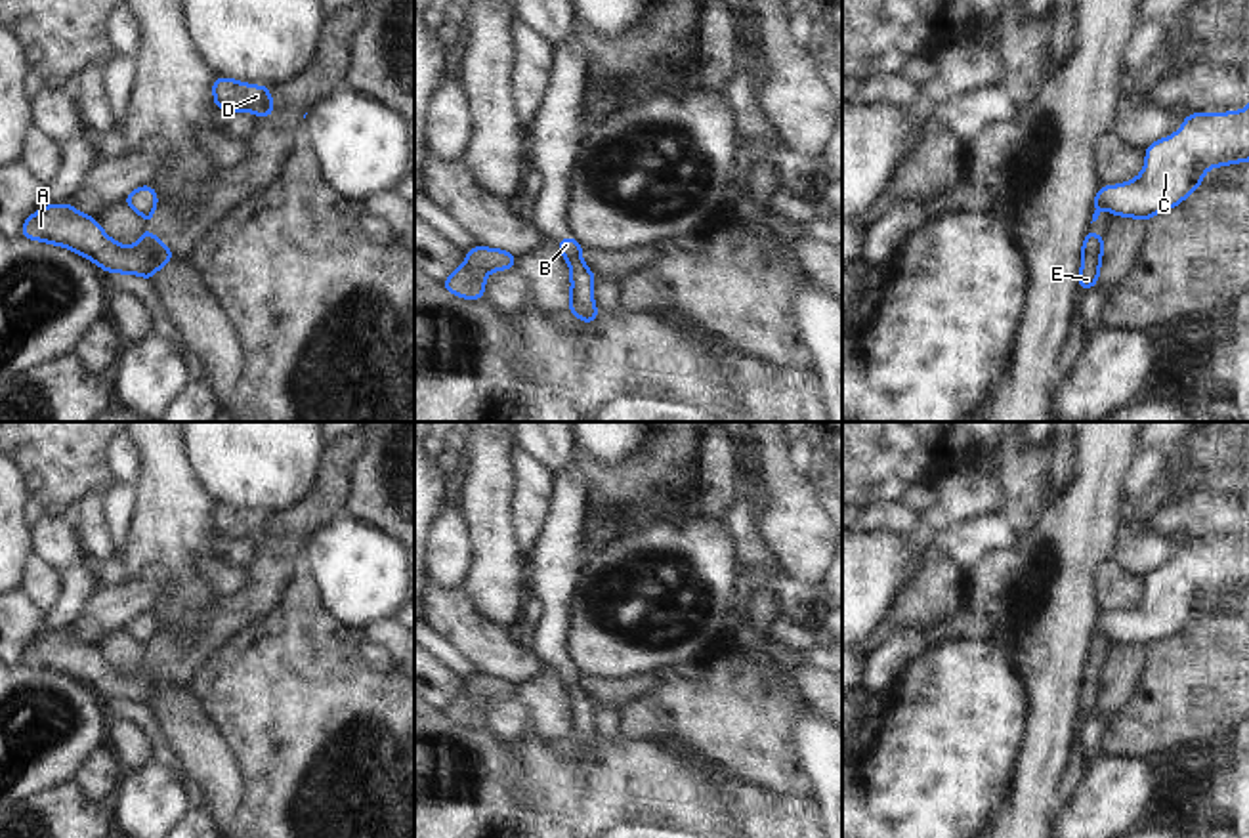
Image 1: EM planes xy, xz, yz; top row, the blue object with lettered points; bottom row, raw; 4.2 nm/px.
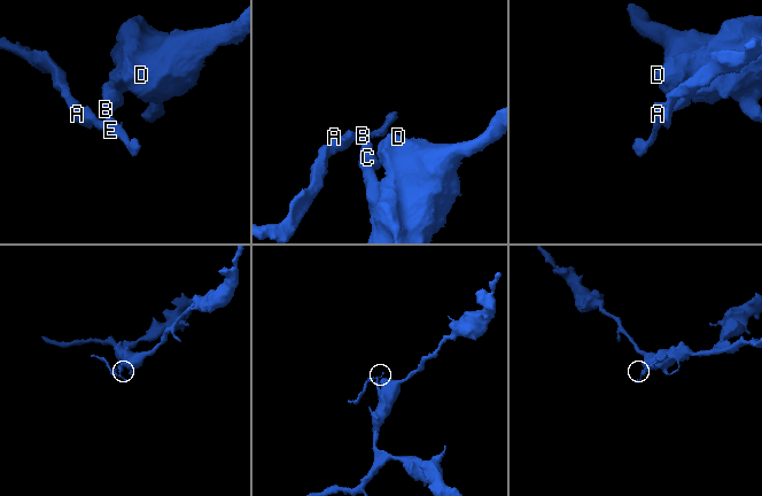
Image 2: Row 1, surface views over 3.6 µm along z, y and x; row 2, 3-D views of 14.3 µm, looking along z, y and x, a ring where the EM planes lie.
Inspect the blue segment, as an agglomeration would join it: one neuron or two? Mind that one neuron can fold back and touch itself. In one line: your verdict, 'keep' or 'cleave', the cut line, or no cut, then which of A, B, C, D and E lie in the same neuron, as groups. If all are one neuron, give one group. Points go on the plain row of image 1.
cleave | xy (153, 636), (146, 646) | A E / B C D

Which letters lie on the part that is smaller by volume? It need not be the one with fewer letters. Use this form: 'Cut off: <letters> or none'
Cut off: A, E

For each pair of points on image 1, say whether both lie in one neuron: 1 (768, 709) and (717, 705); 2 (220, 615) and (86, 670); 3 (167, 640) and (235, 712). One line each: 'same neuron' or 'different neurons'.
1: same neuron
2: same neuron
3: different neurons

